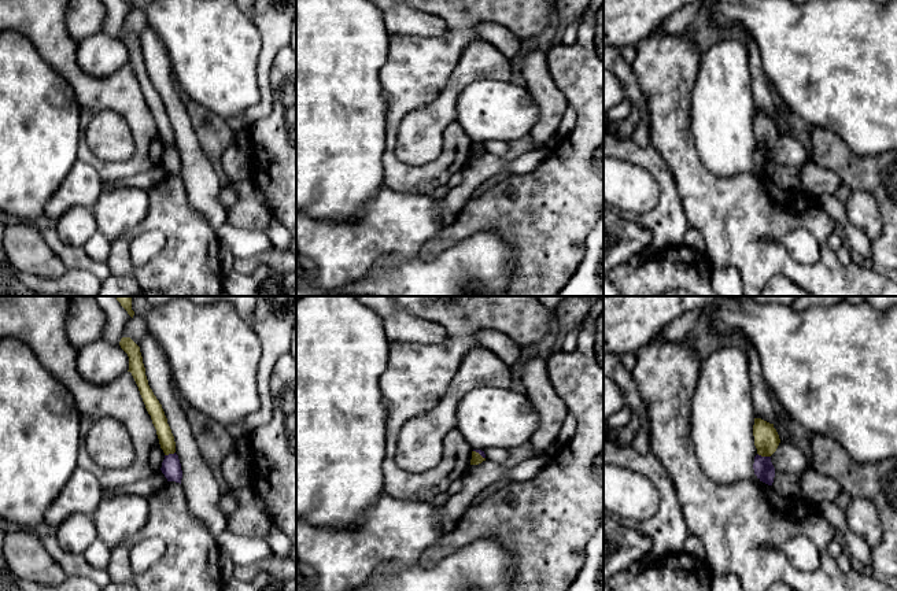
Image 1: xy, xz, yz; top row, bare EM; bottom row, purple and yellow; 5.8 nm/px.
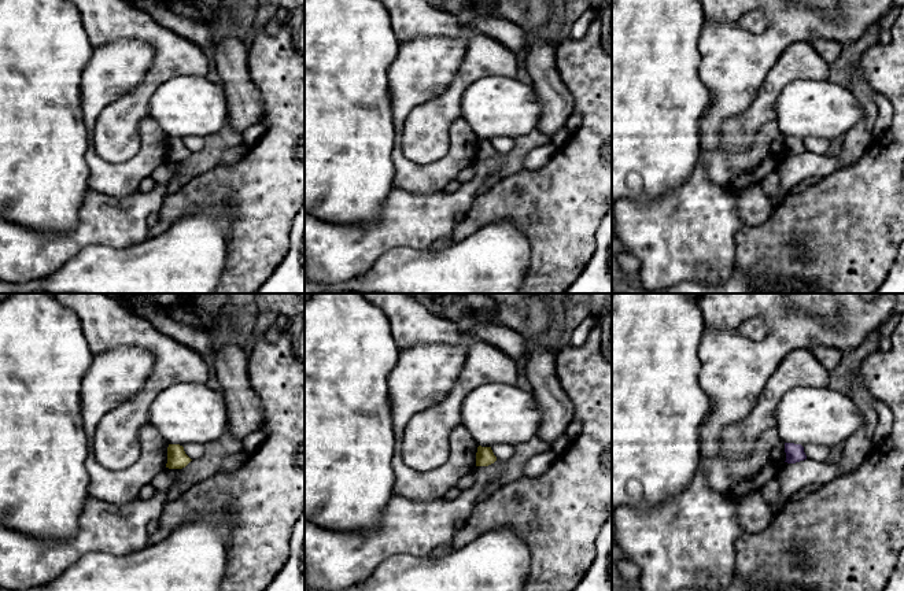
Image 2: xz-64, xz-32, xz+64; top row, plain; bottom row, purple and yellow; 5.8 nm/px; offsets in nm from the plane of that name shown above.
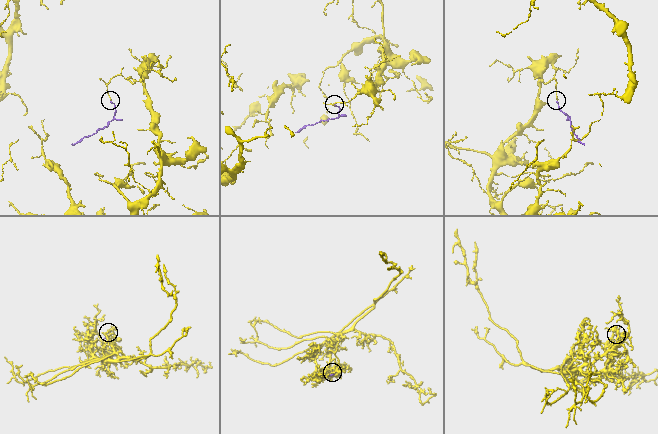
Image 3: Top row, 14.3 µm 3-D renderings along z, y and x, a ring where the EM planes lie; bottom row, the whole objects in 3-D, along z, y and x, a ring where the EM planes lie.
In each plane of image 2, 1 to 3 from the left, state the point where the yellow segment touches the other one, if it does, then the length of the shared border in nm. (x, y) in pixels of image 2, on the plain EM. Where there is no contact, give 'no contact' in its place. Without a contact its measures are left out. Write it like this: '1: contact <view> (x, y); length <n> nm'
1: no contact
2: no contact
3: no contact

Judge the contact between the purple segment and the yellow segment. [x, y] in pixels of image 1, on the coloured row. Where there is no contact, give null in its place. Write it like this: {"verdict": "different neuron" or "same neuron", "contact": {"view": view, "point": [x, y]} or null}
{"verdict": "different neuron", "contact": {"view": "yz", "point": [764, 457]}}

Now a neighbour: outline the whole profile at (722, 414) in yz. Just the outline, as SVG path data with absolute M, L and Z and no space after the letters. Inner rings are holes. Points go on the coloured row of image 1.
M739 343L723 344L701 362L690 403L695 458L713 483L753 479L754 418L746 352Z

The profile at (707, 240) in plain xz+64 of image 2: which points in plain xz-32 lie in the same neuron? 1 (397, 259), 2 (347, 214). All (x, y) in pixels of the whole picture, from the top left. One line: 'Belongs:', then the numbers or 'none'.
Belongs: none

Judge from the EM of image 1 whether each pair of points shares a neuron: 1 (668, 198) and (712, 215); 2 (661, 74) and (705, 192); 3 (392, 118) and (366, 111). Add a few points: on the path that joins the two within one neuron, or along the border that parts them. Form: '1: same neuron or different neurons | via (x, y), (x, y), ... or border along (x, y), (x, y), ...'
1: different neurons | border along (671, 173), (686, 221), (690, 225)
2: same neuron | via (668, 103), (670, 135), (685, 163)
3: different neurons | border along (381, 85), (387, 99), (386, 150)

